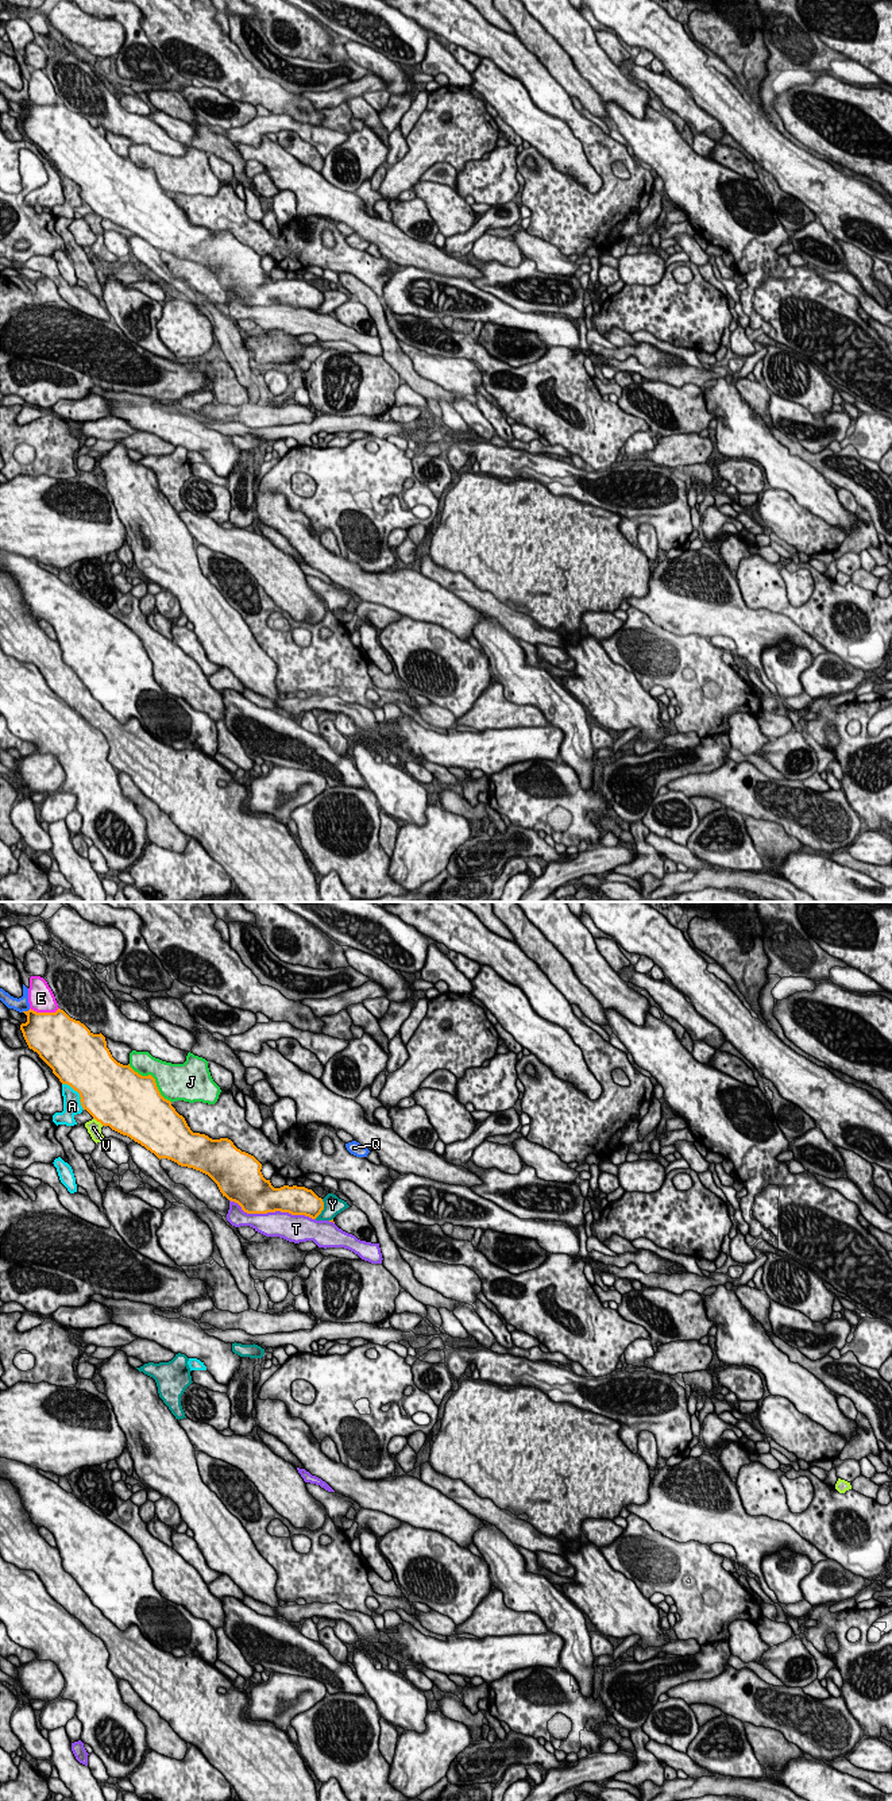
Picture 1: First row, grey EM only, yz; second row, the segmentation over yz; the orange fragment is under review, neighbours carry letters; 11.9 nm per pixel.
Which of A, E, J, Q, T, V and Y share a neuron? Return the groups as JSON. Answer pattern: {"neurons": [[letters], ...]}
{"neurons": [["A"], ["E"], ["J"], ["Q"], ["T"], ["V"], ["Y"]]}

